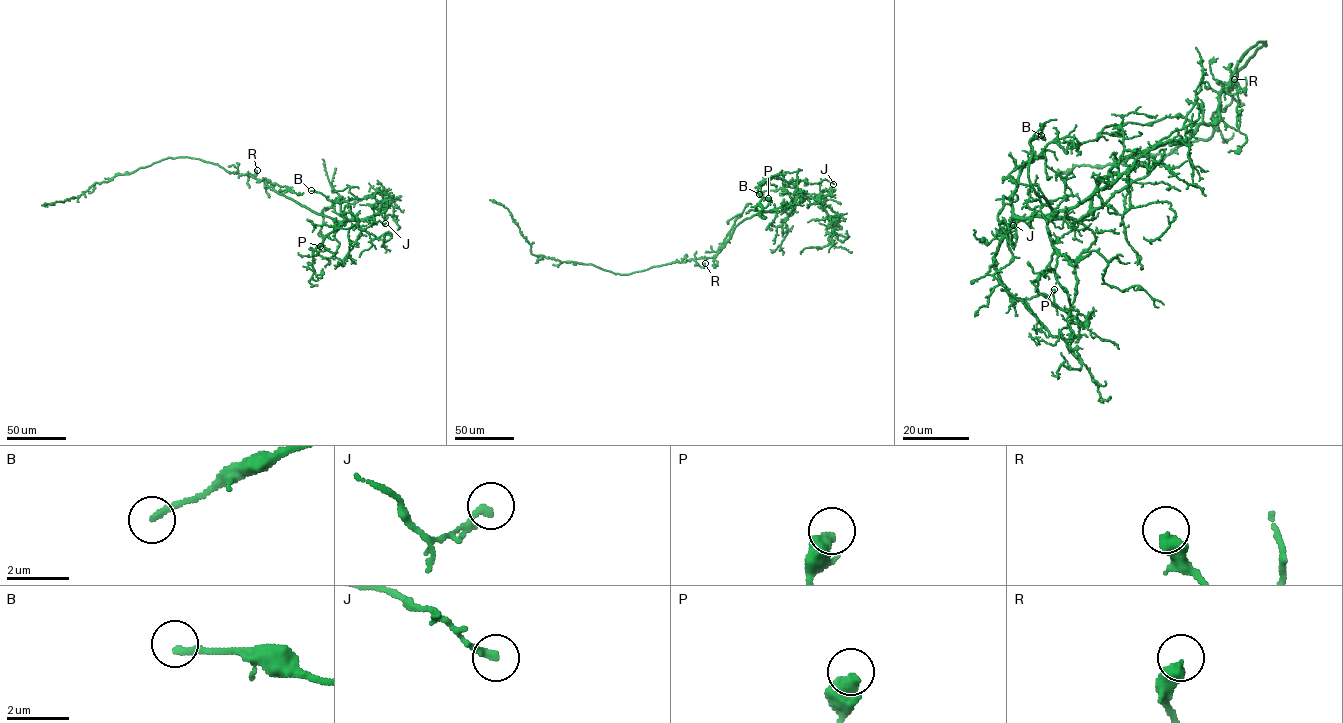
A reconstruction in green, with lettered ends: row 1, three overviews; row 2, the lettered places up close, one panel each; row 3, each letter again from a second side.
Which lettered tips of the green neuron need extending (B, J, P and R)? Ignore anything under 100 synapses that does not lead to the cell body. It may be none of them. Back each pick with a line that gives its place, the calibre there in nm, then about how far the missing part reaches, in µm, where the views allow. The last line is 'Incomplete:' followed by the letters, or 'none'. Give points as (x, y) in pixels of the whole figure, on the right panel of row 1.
Incomplete: none

